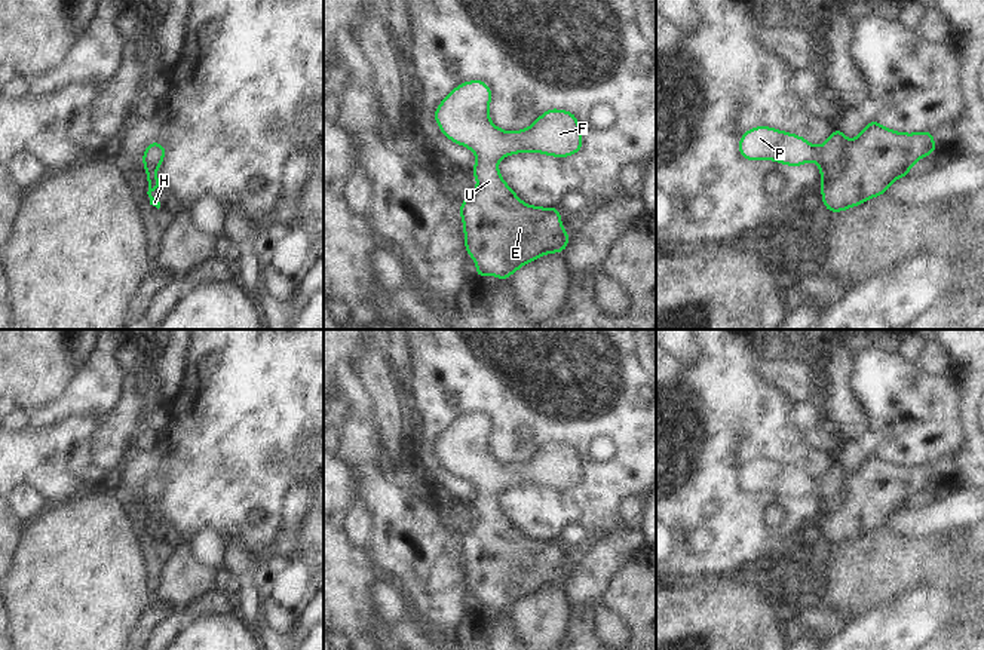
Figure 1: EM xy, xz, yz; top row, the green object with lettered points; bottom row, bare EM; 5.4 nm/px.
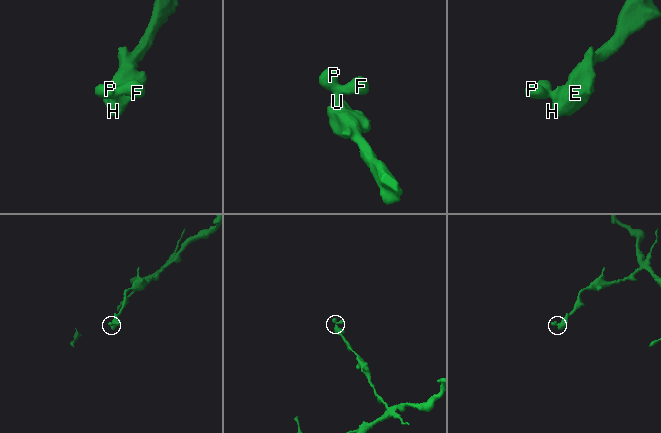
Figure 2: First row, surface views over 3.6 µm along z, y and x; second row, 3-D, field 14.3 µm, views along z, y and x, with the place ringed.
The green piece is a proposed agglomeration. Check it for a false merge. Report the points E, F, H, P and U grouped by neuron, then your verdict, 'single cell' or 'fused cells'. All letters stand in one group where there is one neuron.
groups E F H P U; single cell

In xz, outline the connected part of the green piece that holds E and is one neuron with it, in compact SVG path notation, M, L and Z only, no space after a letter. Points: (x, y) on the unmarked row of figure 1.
M472 413L450 424L435 444L435 453L442 466L451 473L470 481L478 496L472 500L476 521L462 533L462 554L465 577L476 595L476 607L508 611L525 595L549 585L562 585L570 568L562 562L558 540L537 540L525 537L502 512L497 494L508 487L537 484L548 488L571 488L582 482L582 464L574 447L565 442L545 444L530 460L508 464L496 460L488 450L491 423L487 416Z

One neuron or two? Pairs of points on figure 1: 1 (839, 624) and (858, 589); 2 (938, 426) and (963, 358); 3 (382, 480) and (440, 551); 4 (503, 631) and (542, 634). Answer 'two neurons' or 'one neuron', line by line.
1: two neurons
2: two neurons
3: one neuron
4: two neurons

